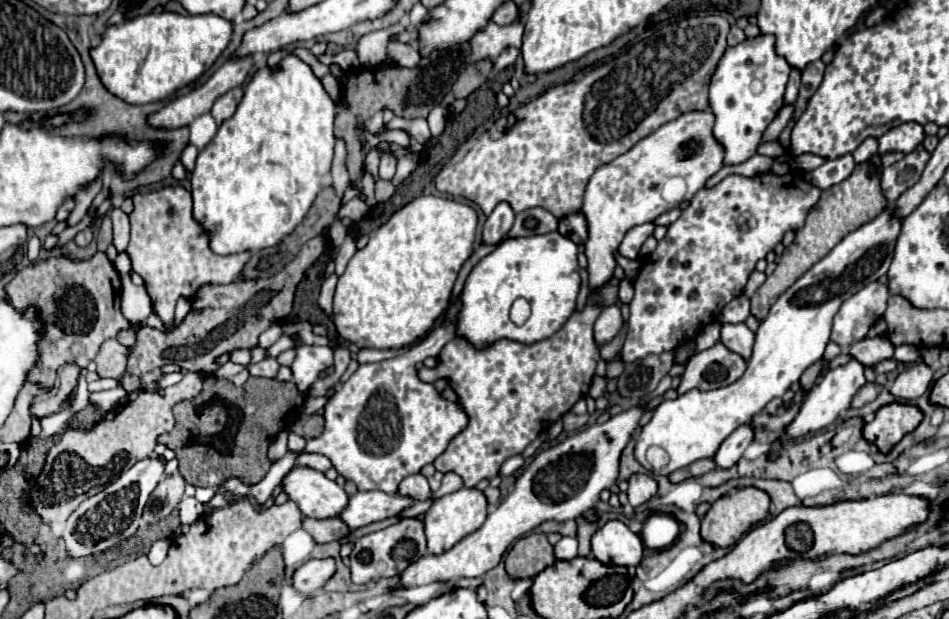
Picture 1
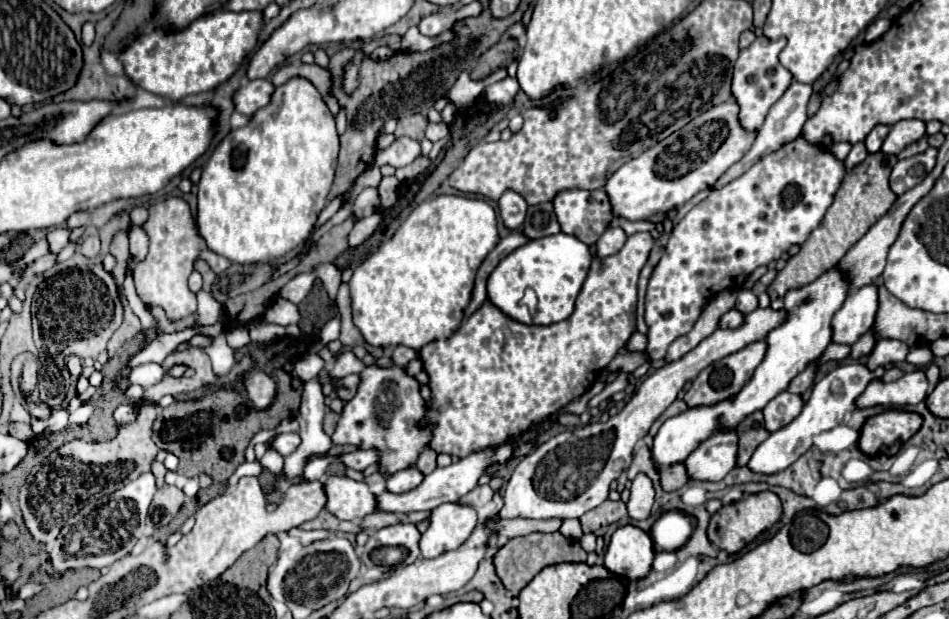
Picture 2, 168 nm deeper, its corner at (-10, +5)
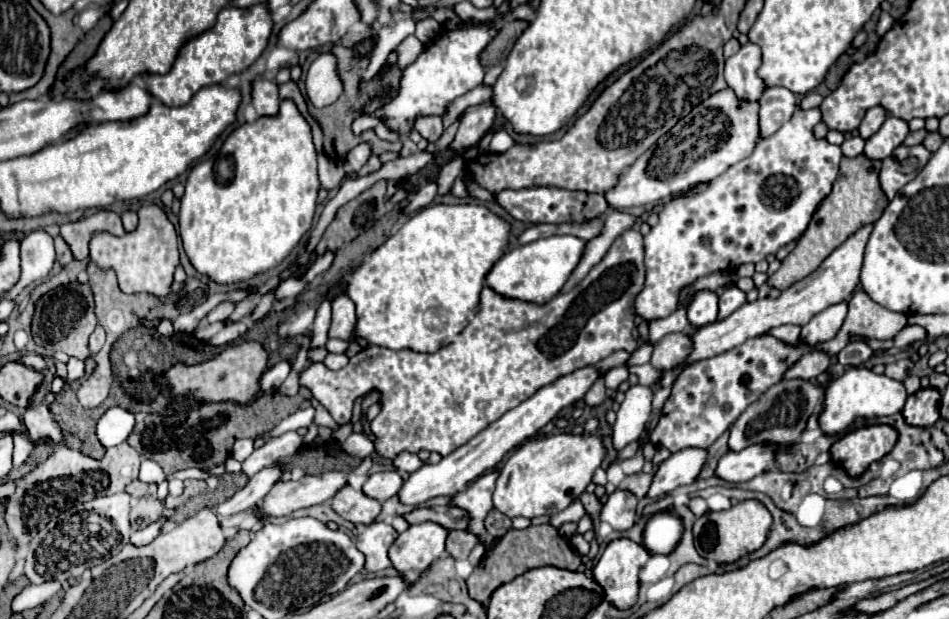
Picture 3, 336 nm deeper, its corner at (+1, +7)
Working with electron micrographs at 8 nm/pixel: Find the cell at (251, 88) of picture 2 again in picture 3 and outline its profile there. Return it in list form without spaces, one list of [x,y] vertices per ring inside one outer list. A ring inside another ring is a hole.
[[[259,79],[253,83],[253,107],[259,115],[267,115],[273,117],[279,111],[279,93],[277,93],[277,85],[265,79]]]

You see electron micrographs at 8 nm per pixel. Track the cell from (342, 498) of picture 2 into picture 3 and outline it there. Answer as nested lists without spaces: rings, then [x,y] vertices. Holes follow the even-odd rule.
[[[345,485],[333,499],[331,507],[347,521],[355,525],[369,525],[373,523],[381,513],[381,503],[377,499],[371,499],[363,495],[361,491],[355,491],[351,485]]]

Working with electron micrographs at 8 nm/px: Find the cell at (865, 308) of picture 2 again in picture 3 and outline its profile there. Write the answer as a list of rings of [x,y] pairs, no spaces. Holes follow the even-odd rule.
[[[837,303],[815,315],[803,329],[801,339],[809,345],[815,345],[817,341],[829,341],[837,335],[839,327],[843,325],[843,319],[847,315],[847,303]]]

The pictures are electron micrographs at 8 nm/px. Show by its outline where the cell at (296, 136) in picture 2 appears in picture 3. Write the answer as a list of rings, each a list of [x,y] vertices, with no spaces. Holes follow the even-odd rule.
[[[281,101],[277,117],[261,117],[251,125],[237,127],[217,157],[197,163],[185,183],[179,213],[179,235],[191,265],[219,285],[243,283],[259,273],[275,269],[297,247],[301,237],[311,229],[317,207],[319,179],[317,153],[311,129],[293,101]]]

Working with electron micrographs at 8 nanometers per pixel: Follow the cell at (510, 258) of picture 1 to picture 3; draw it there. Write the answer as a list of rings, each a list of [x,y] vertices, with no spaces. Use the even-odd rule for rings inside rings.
[[[553,235],[547,239],[537,239],[527,245],[515,245],[507,255],[503,255],[487,275],[487,285],[499,295],[521,299],[529,303],[547,303],[559,293],[563,283],[569,279],[573,269],[579,265],[585,253],[587,241],[573,235]]]

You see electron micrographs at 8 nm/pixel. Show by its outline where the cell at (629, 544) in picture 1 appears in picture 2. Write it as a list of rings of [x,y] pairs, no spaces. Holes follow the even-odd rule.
[[[624,525],[612,533],[604,555],[604,567],[628,579],[640,579],[648,575],[654,555],[652,537],[634,525]]]

